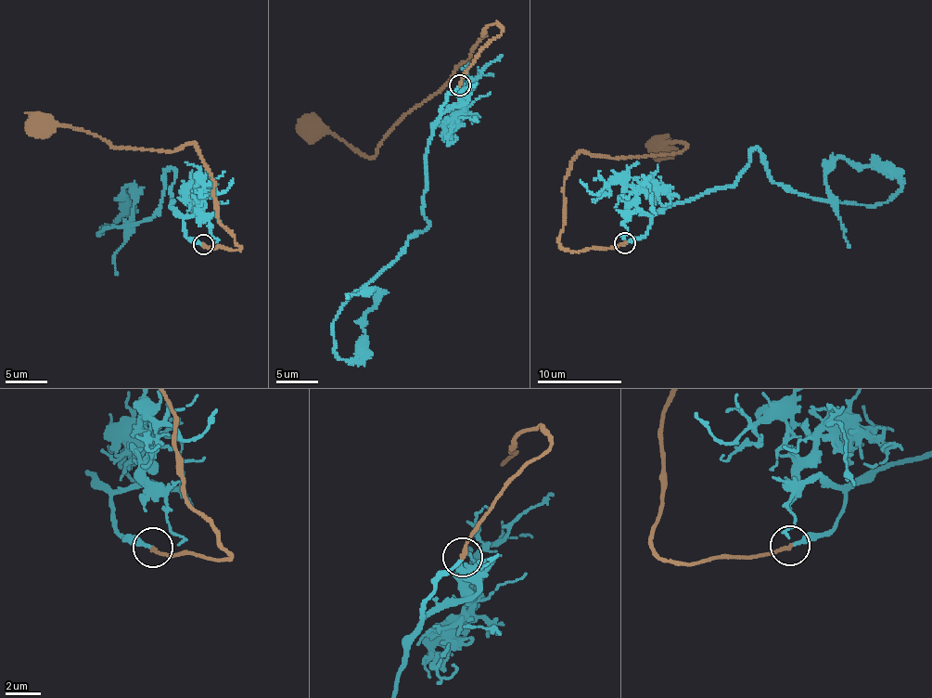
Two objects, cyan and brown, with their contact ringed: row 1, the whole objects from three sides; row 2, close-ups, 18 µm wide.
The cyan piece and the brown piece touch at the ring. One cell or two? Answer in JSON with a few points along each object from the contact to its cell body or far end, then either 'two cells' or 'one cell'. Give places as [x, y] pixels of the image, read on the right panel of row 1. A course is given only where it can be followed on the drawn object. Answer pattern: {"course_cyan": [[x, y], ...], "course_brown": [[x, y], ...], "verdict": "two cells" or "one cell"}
{"course_cyan": [[626, 243], [677, 203], [730, 187], [758, 148], [776, 183], [827, 200], [826, 170], [839, 158], [903, 170]], "course_brown": [[624, 243], [578, 252], [559, 241], [571, 159], [581, 152], [616, 159], [685, 148], [658, 138]], "verdict": "one cell"}

